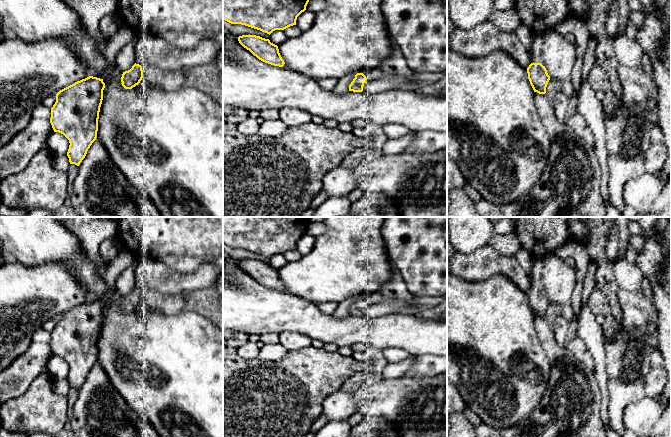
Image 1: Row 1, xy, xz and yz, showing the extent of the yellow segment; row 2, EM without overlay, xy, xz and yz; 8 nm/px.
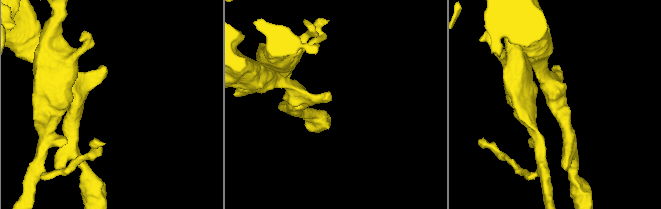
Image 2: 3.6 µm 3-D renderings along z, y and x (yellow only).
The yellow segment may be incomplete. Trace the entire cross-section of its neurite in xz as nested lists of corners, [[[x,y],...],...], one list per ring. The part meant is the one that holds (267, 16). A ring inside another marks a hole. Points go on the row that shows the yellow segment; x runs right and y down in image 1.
[[[223,0],[223,19],[245,25],[267,34],[296,25],[297,17],[306,10],[309,0]]]

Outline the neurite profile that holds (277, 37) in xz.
[[[275,30],[269,36],[270,42],[277,46],[283,43],[286,39],[287,39],[287,36],[284,30]]]

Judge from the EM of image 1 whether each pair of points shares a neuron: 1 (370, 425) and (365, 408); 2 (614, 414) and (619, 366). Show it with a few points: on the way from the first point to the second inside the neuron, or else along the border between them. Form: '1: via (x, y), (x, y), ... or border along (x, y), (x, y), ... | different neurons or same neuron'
1: border along (364, 417), (381, 416), (391, 422) | different neurons
2: via (618, 402), (619, 378) | same neuron

